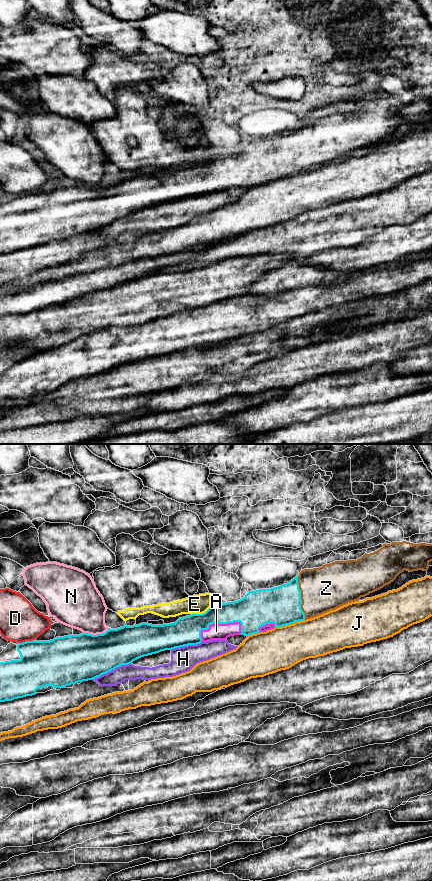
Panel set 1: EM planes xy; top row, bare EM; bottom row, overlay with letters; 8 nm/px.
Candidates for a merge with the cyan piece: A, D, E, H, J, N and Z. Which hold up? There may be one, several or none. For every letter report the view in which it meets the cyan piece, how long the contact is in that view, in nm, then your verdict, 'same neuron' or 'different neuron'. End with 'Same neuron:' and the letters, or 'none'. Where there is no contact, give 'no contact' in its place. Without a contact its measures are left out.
A: contact in xy; length 360 nm; different neuron
D: contact in xy; length 120 nm; different neuron
E: contact in xy; length 180 nm; different neuron
H: contact in xy; length 340 nm; different neuron
J: contact in xy; length 240 nm; different neuron
N: contact in xy; length 200 nm; different neuron
Z: contact in xy; length 360 nm; same neuron
Same neuron: Z

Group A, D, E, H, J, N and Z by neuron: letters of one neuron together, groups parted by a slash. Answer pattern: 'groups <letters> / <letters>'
groups A H / D / E / J / N / Z

